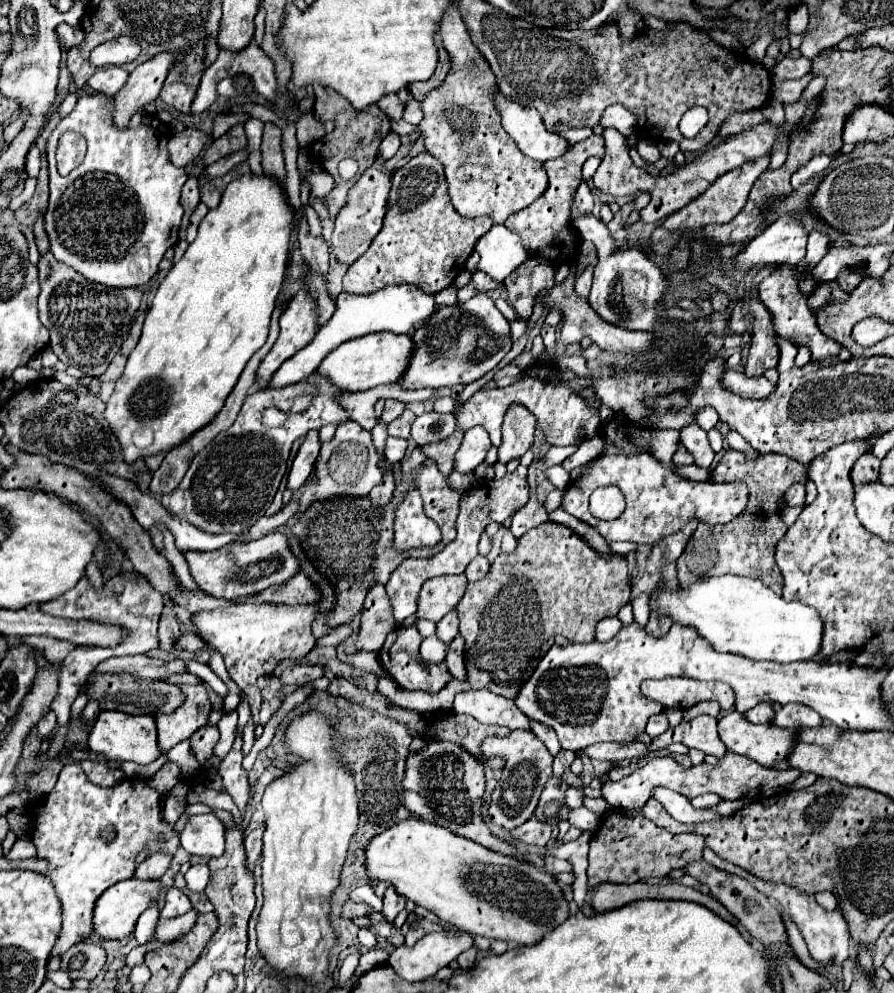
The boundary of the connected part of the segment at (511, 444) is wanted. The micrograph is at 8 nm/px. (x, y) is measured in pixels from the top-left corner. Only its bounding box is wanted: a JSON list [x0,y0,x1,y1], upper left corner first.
[499,405,535,463]

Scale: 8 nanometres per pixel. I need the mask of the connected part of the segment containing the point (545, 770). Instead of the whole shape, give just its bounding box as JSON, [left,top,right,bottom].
[483,731,553,831]

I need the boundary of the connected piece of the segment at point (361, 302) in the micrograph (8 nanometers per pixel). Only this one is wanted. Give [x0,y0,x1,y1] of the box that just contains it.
[271,285,435,389]

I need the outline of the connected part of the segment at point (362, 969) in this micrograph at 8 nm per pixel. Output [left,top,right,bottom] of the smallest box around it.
[355,949,389,975]

